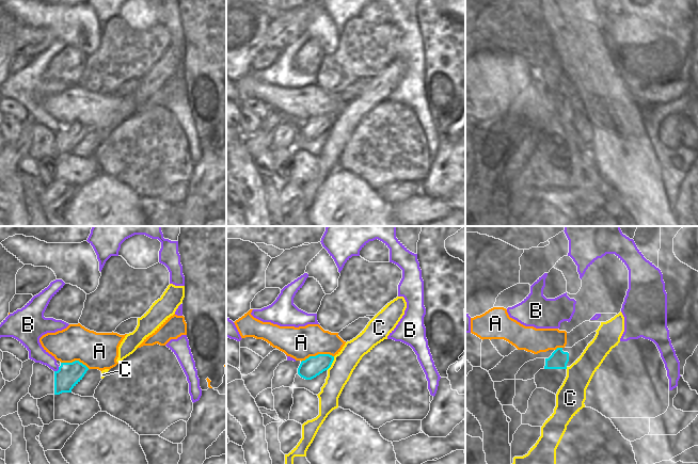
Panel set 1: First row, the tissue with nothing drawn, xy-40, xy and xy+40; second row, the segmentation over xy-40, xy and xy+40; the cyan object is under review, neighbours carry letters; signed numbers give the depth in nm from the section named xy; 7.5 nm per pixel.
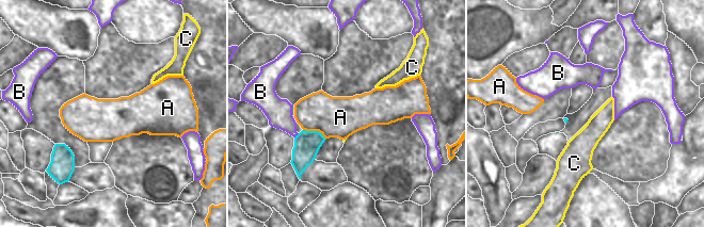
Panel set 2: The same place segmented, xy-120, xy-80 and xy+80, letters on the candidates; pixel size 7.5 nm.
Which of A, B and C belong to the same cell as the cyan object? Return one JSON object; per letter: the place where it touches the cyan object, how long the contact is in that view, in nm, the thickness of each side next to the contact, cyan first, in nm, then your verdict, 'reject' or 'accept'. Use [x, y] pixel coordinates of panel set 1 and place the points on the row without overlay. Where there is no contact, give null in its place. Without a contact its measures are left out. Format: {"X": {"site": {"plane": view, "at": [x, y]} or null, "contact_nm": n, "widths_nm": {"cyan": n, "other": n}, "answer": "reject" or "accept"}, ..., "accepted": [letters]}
{"A": {"site": {"plane": "xy", "at": [318, 115]}, "contact_nm": 260, "widths_nm": {"cyan": 150, "other": 240}, "answer": "reject"}, "B": {"site": {"plane": "xy-40", "at": [58, 131]}, "contact_nm": 50, "widths_nm": {"cyan": 180, "other": 120}, "answer": "reject"}, "C": {"site": {"plane": "xy", "at": [331, 124]}, "contact_nm": 120, "widths_nm": {"cyan": 150, "other": 170}, "answer": "reject"}, "accepted": []}

